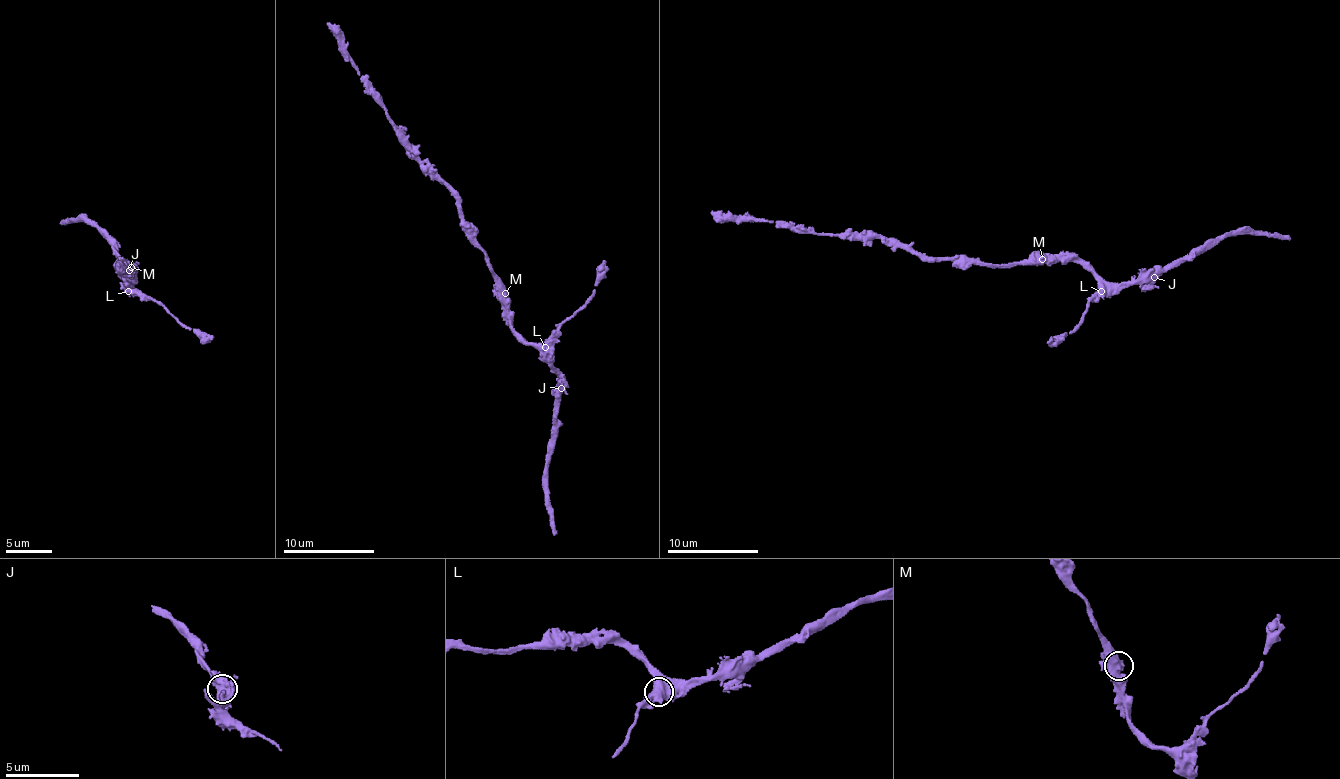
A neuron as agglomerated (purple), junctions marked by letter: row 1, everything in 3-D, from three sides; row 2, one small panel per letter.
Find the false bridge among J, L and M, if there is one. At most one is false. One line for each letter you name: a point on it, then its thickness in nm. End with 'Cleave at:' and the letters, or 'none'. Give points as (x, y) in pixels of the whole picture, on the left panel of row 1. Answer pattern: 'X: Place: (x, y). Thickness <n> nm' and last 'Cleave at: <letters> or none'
Cleave at: none

